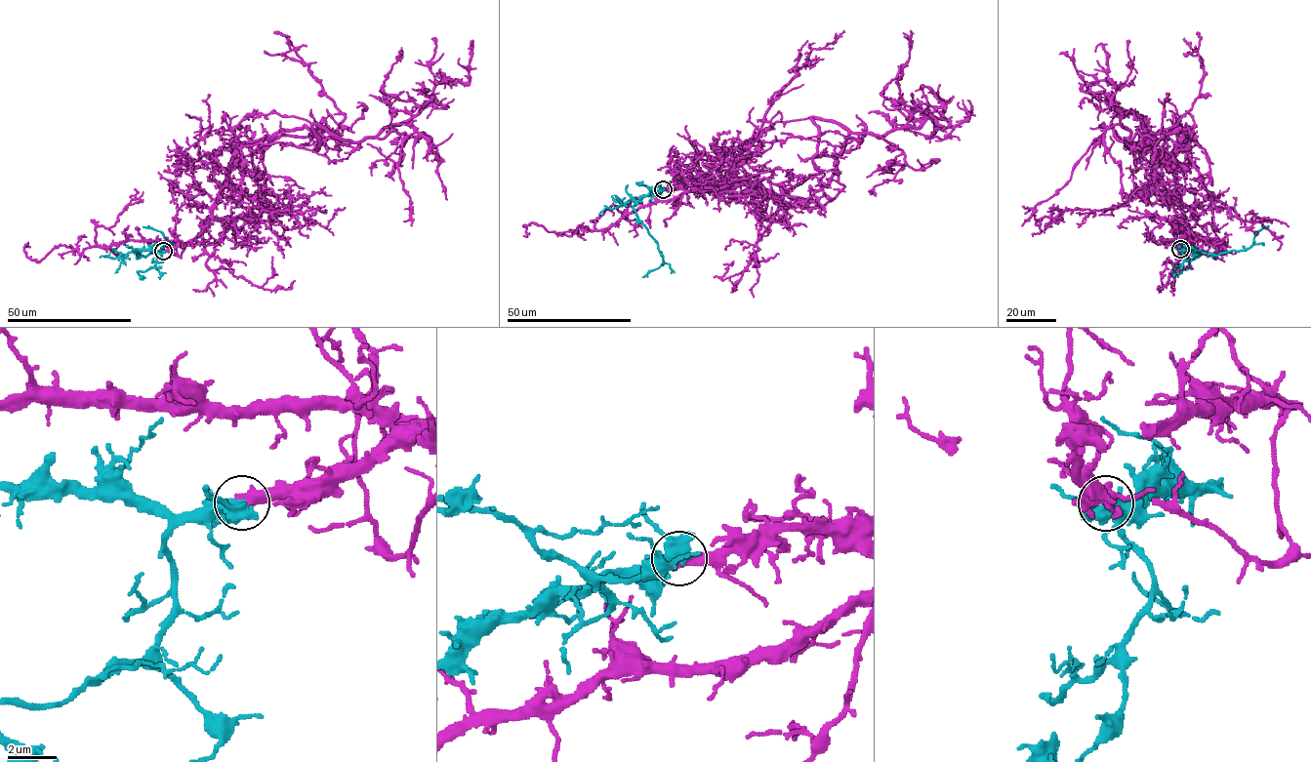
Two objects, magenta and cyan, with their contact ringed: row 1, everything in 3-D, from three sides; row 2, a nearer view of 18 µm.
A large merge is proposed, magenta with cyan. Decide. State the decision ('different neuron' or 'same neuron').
same neuron

